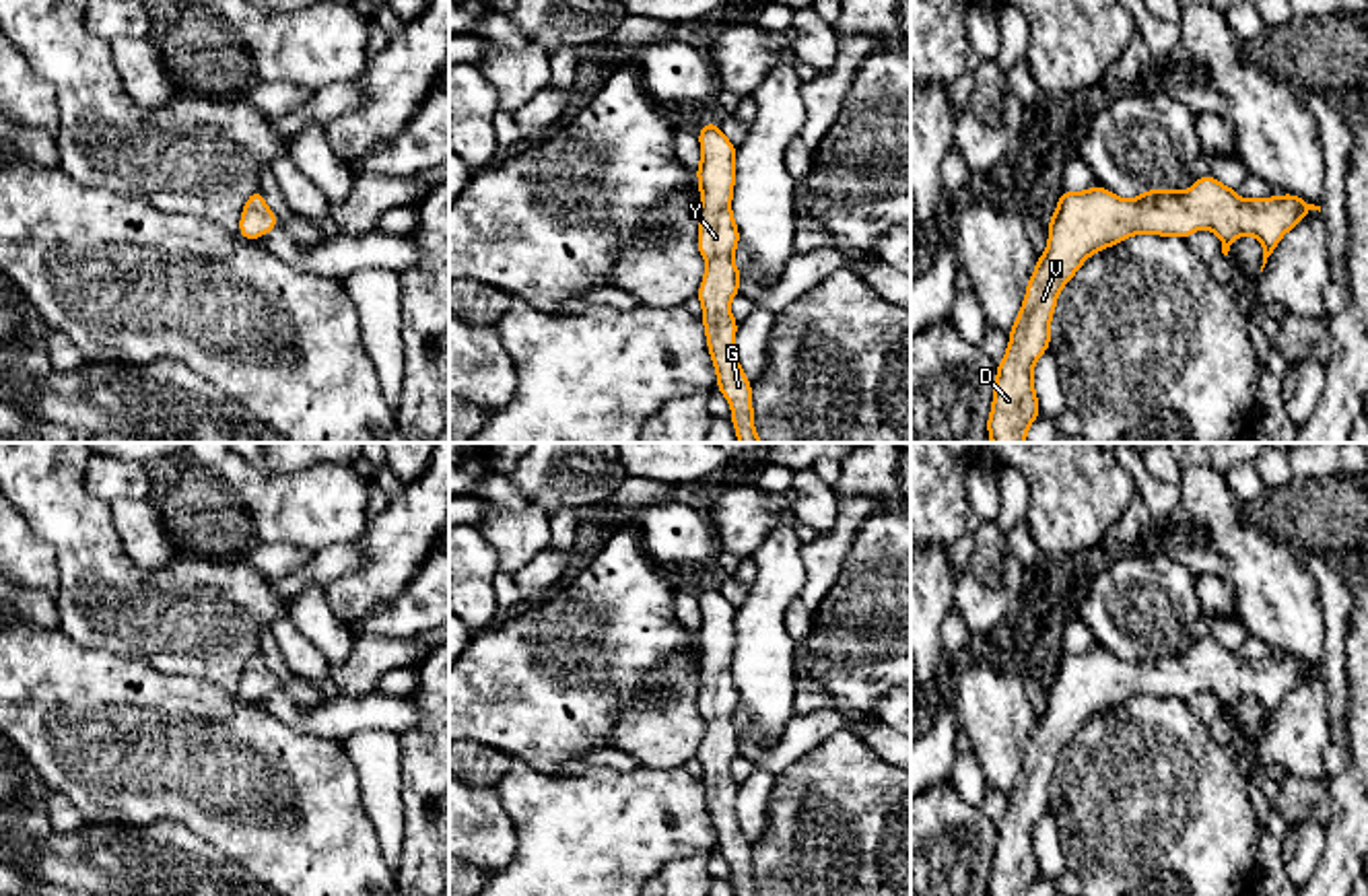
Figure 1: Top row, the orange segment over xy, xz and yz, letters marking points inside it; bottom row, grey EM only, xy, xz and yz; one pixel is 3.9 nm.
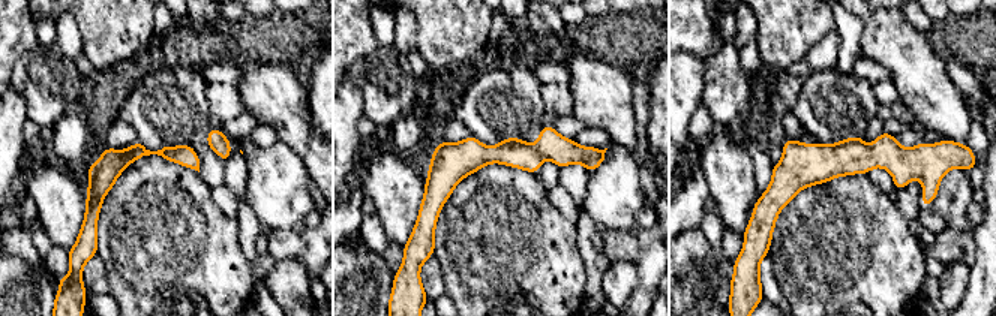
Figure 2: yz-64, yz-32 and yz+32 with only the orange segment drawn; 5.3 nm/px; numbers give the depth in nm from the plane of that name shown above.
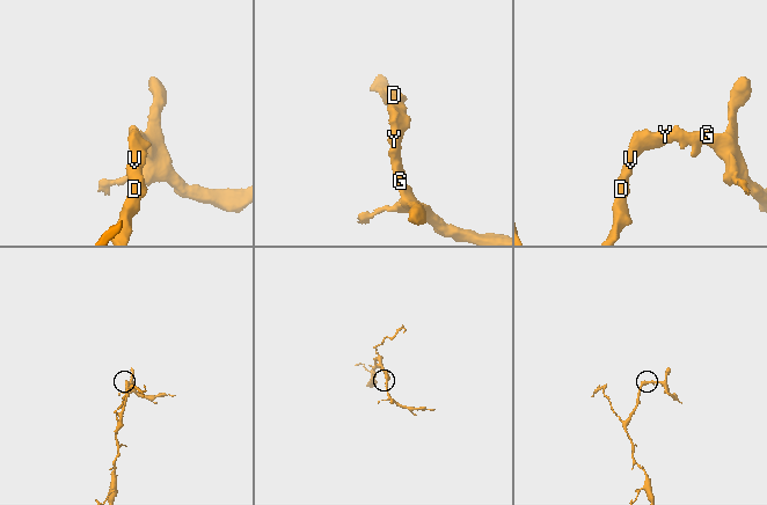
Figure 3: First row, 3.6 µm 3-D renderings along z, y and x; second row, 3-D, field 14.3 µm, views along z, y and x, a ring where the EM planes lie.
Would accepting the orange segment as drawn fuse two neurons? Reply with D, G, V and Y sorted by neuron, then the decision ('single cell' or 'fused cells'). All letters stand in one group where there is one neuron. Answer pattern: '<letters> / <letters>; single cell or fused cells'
D G V Y; single cell

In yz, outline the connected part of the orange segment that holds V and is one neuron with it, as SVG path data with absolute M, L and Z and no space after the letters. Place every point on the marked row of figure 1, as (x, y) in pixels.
M1209 173L1183 194L1172 187L1143 189L1135 200L1123 200L1098 183L1086 192L1061 192L1057 212L1049 214L1047 249L1036 257L1005 356L997 363L987 418L991 443L1026 443L1030 424L1040 416L1034 363L1051 346L1059 292L1090 255L1141 233L1187 241L1195 231L1209 229L1220 237L1224 255L1238 237L1257 237L1263 245L1263 272L1281 237L1310 210L1321 212L1321 206L1290 192L1277 198L1238 198L1232 185Z

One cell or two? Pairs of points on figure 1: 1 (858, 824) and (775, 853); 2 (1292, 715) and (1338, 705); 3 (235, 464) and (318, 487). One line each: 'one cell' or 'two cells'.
1: one cell
2: two cells
3: one cell

